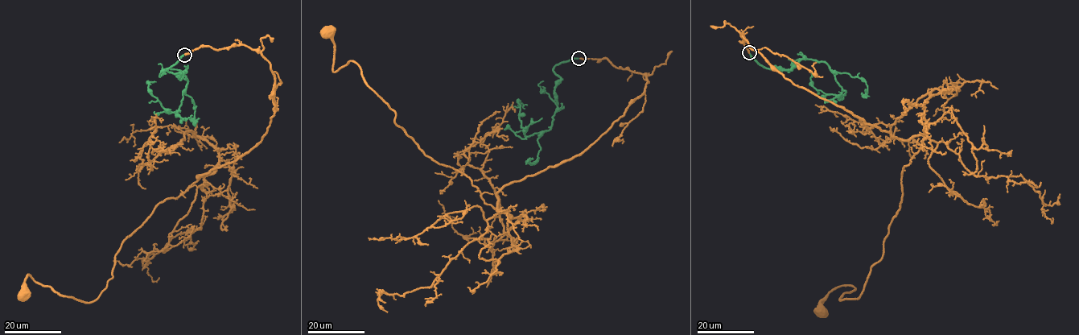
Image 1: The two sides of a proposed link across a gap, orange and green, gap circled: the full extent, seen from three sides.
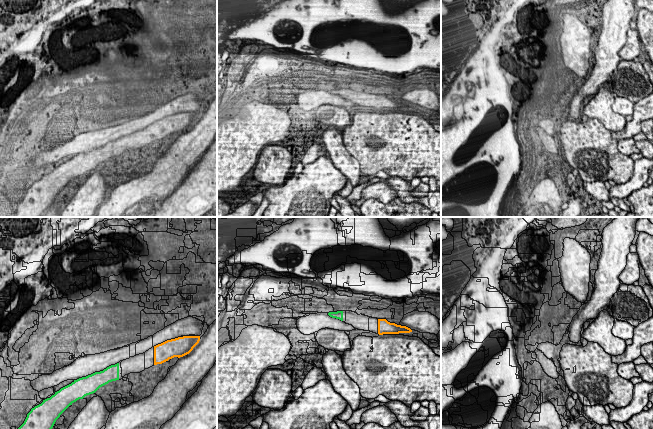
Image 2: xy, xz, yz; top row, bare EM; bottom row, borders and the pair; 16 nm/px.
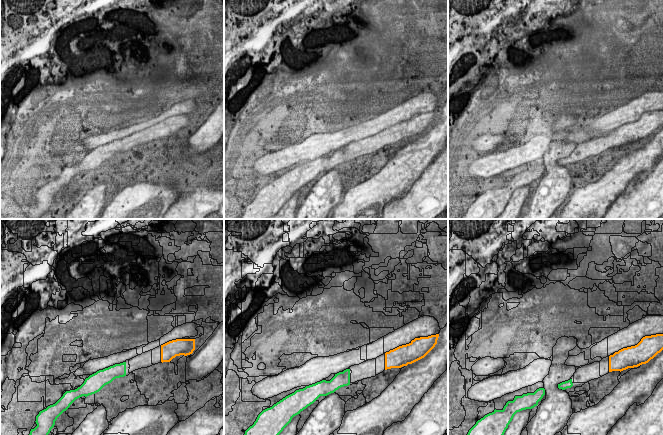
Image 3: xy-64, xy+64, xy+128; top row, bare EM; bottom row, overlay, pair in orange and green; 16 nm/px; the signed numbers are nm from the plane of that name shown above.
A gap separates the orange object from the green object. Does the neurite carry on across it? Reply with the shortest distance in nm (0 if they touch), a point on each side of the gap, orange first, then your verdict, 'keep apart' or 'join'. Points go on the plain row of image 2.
gap 600 nm; span xy (154, 139), (118, 139); join

